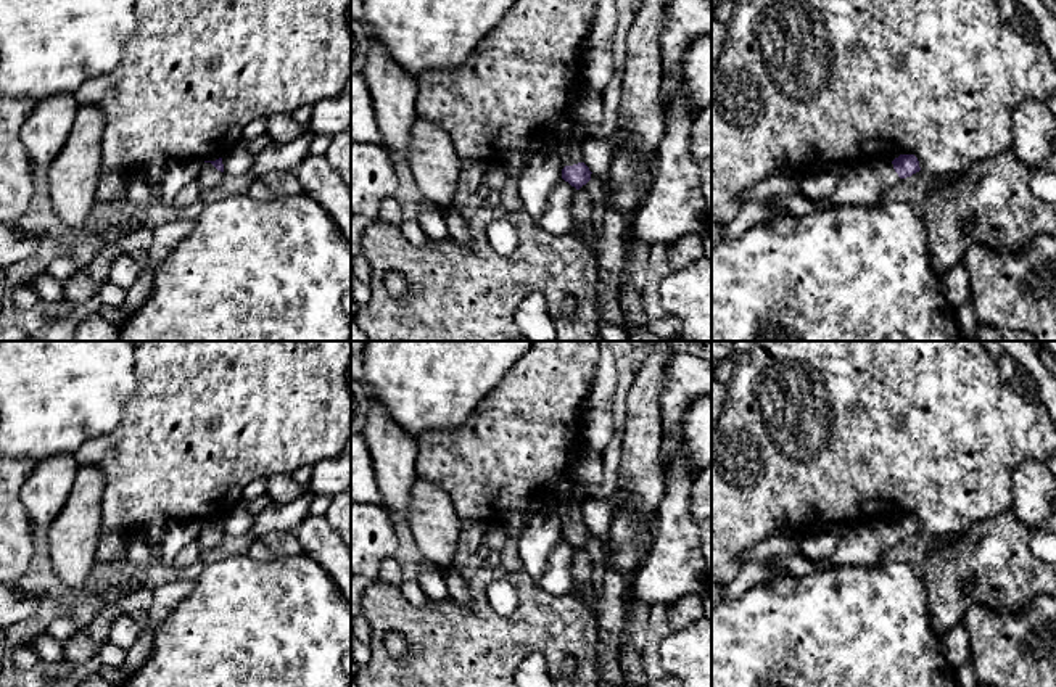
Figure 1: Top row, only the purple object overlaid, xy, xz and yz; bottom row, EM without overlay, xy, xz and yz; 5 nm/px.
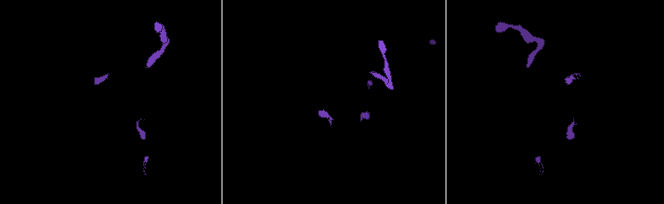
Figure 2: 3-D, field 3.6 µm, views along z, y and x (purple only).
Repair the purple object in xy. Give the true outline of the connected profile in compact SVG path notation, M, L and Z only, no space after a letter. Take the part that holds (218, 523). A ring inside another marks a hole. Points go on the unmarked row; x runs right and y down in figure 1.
M222 518L216 521L204 521L204 526L196 539L201 552L212 549L217 545L224 537L224 525Z

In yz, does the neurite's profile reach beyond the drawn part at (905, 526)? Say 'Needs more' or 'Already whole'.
Needs more

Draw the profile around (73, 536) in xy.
M79 467L68 502L47 528L53 571L74 594L82 592L97 560L103 489L97 467Z

